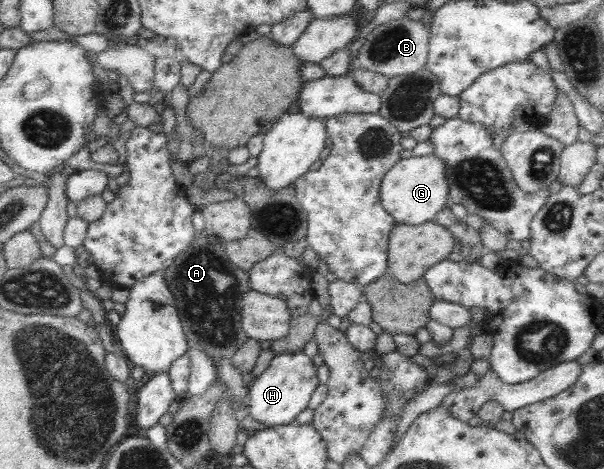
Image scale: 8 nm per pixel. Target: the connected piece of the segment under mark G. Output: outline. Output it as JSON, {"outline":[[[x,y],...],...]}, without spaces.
{"outline":[[[432,154],[403,158],[382,181],[381,202],[397,223],[421,225],[434,221],[450,201],[450,180],[446,160]]]}

